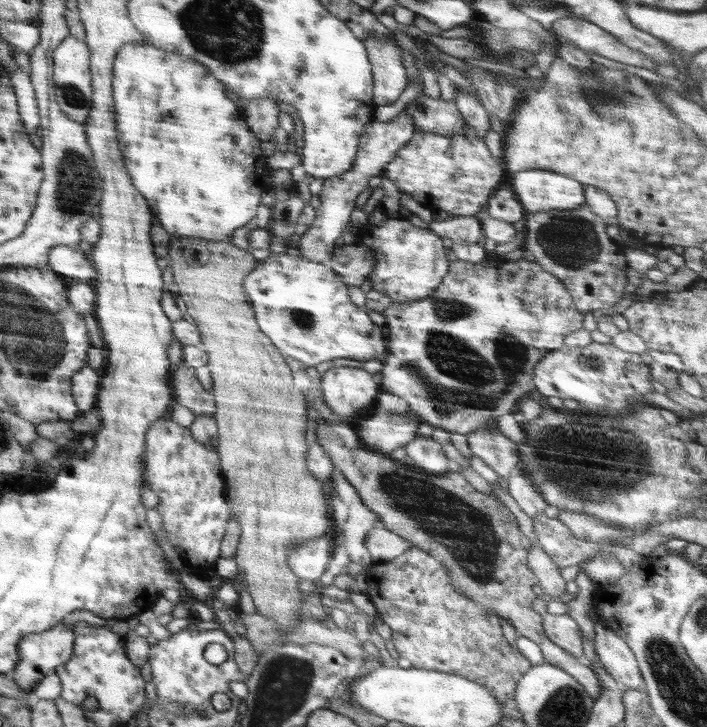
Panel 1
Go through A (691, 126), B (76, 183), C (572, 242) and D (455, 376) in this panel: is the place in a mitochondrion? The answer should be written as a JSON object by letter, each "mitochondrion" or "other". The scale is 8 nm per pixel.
{"A":"other","B":"mitochondrion","C":"mitochondrion","D":"mitochondrion"}

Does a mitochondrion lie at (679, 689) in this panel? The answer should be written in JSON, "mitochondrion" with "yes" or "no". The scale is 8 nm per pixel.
{"mitochondrion":"yes"}

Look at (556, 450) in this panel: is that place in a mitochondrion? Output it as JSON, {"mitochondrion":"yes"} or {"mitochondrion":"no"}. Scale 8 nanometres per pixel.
{"mitochondrion":"yes"}

